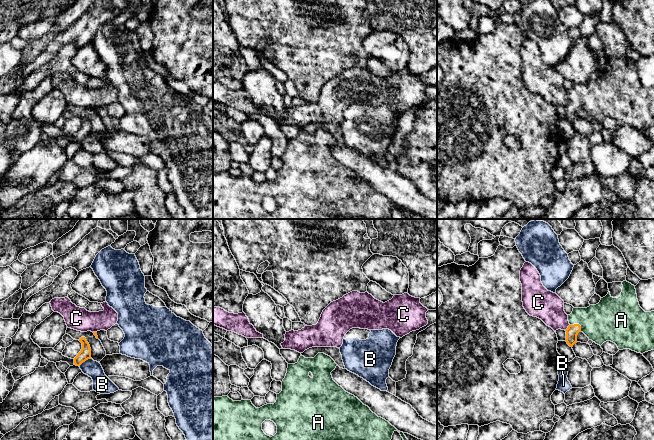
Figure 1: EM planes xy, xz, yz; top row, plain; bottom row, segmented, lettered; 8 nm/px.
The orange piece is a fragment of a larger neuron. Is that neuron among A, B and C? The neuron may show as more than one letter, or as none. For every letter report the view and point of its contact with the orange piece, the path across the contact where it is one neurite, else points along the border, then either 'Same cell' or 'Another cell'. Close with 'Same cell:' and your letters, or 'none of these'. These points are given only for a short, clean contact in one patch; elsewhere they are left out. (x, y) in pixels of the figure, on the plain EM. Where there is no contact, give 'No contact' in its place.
A: Touches orange at yz (578, 100). Path across: yz (572, 107), (578, 100), (582, 96), (608, 96). Same cell
B: Touches orange at xy (85, 136). Boundary: xy (91, 134), (88, 134), (79, 142). Another cell
C: Touches orange at yz (568, 103). Boundary: yz (569, 100), (565, 106). Another cell
Same cell: A

